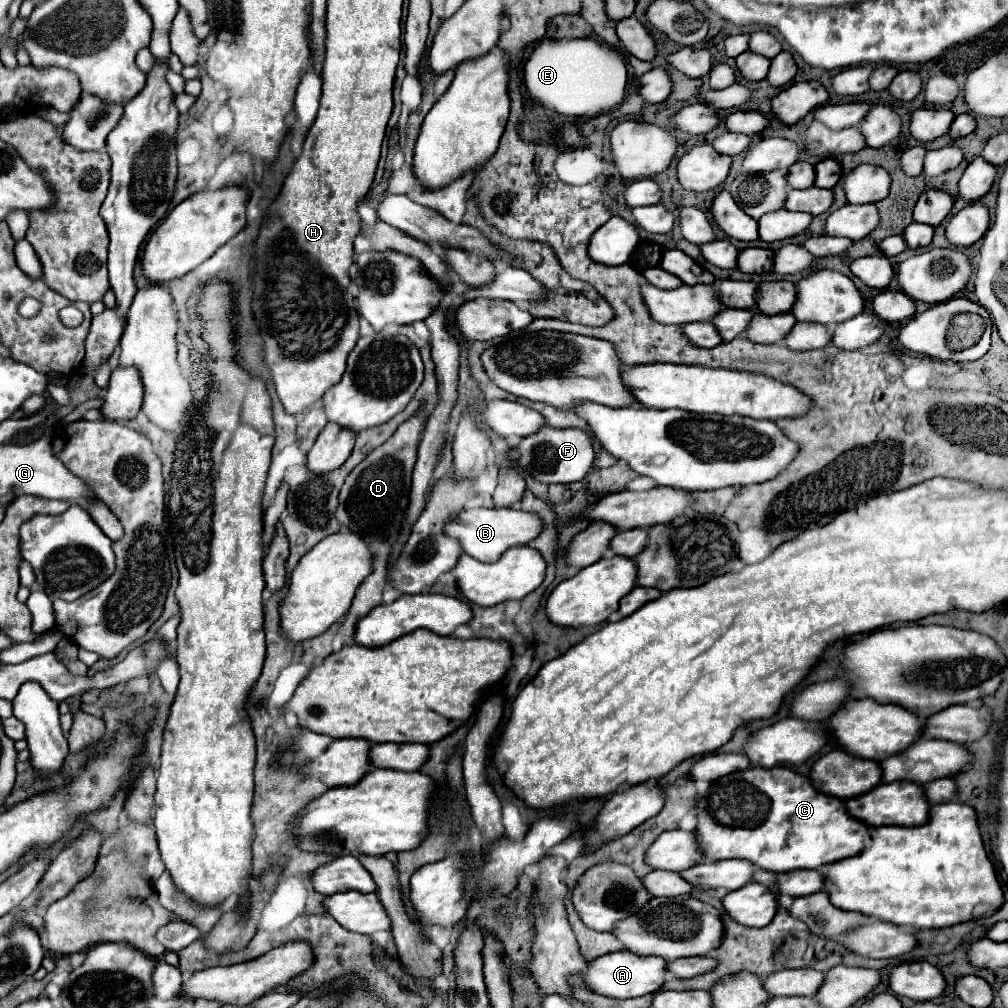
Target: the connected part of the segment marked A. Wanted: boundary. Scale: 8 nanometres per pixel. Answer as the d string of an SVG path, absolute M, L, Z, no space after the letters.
M620 950L592 960L588 966L588 974L584 974L584 982L596 994L612 998L636 998L658 992L662 988L662 984L666 982L666 966L668 962L662 956L638 956L630 950Z

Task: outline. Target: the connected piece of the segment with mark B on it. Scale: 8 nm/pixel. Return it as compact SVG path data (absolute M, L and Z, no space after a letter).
M476 508L460 512L448 526L446 534L458 538L464 552L480 562L496 562L500 556L514 546L524 546L538 538L542 532L542 518L534 512L524 512L520 508Z

